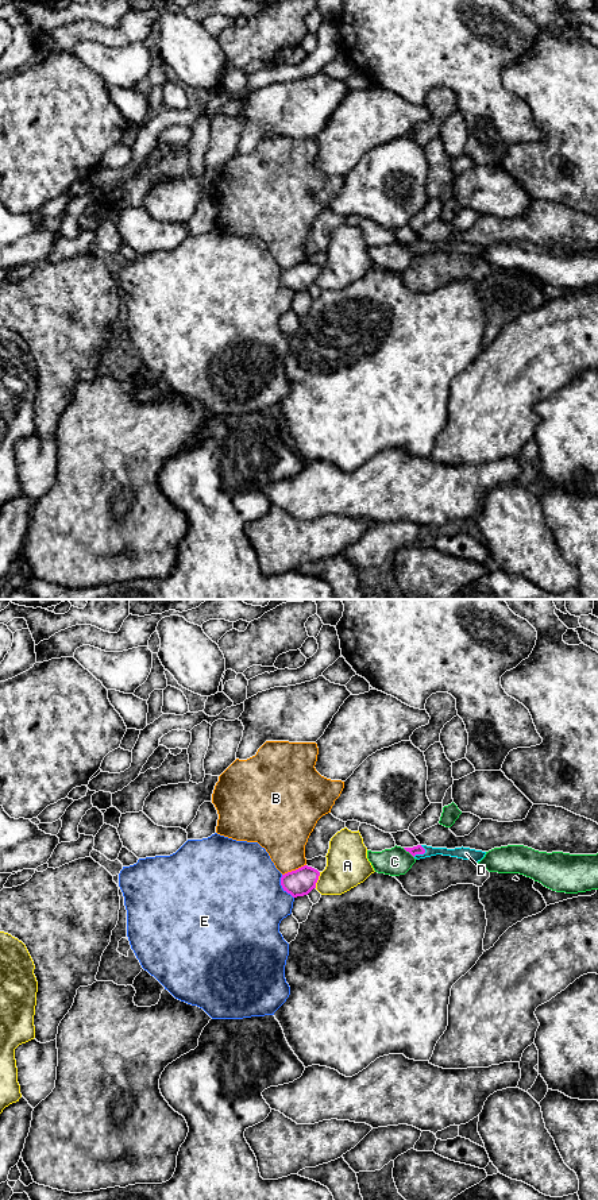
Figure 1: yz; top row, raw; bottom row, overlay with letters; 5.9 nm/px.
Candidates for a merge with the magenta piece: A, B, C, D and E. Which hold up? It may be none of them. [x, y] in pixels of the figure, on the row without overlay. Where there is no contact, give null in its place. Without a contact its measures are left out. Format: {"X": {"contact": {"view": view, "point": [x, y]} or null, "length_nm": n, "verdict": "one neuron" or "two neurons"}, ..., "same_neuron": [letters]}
{"A": {"contact": {"view": "yz", "point": [316, 276]}, "length_nm": 100, "verdict": "two neurons"}, "B": {"contact": {"view": "yz", "point": [293, 266]}, "length_nm": 160, "verdict": "two neurons"}, "C": {"contact": {"view": "yz", "point": [408, 246]}, "length_nm": 90, "verdict": "two neurons"}, "D": {"contact": {"view": "yz", "point": [420, 249]}, "length_nm": 90, "verdict": "one neuron"}, "E": {"contact": {"view": "yz", "point": [282, 282]}, "length_nm": 160, "verdict": "two neurons"}, "same_neuron": ["D"]}

